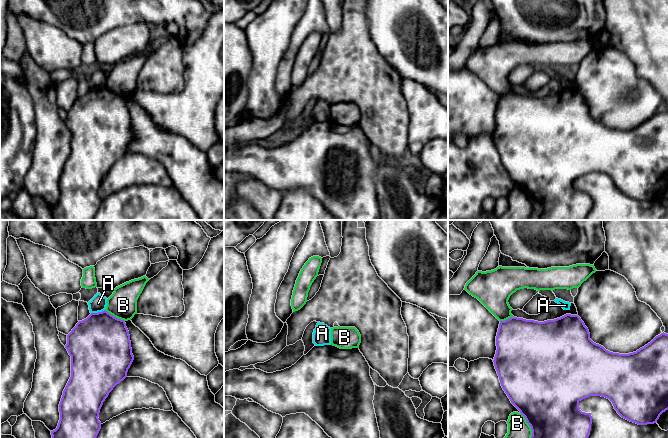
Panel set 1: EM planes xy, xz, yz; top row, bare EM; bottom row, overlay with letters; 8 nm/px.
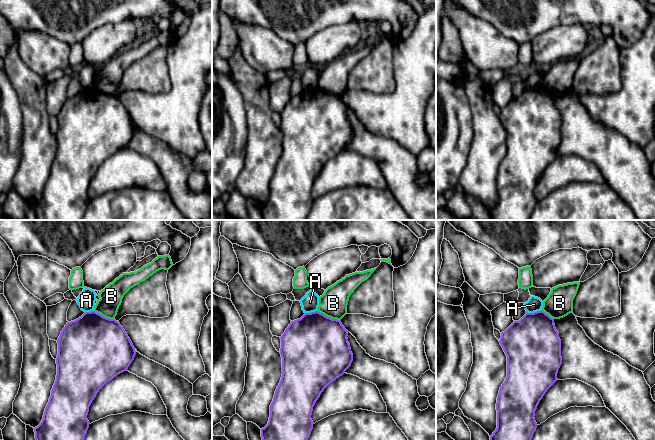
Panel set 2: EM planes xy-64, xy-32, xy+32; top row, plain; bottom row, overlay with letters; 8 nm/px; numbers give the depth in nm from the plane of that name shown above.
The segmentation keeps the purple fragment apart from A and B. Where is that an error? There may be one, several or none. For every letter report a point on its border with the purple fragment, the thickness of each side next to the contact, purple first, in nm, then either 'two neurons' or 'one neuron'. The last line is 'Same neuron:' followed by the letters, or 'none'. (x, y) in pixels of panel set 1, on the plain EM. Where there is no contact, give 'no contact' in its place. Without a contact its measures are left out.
A: contact xy (98, 88); calibres 460 and 140 nm; two neurons
B: contact yz (531, 204); calibres 460 and 200 nm; two neurons
Same neuron: none

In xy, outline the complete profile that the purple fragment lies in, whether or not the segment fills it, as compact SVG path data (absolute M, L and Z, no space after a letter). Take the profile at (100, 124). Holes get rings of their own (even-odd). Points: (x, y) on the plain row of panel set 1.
M106 86L91 89L67 111L65 124L71 132L71 153L59 180L60 196L57 204L51 207L52 217L53 220L93 220L101 205L98 193L103 178L113 164L127 153L134 136L129 107L124 96L114 93Z

